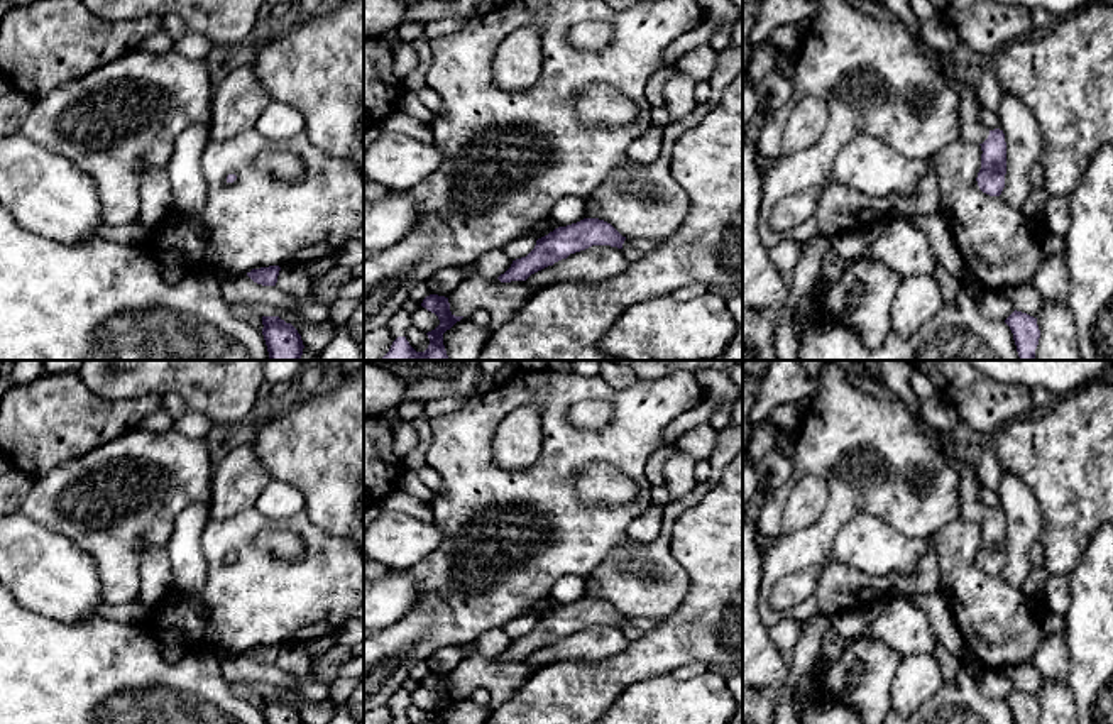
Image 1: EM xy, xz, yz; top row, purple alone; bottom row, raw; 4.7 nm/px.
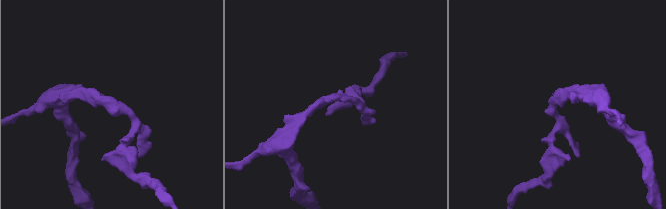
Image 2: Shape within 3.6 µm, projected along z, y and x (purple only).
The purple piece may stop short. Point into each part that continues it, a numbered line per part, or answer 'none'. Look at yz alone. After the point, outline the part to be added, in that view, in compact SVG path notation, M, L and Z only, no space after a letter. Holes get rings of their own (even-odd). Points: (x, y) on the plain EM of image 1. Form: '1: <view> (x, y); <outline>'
1: yz (971, 510); M956 455L952 457L952 462L961 479L961 518L983 523L988 518L990 509L979 502L983 482L978 470L973 465L959 460Z

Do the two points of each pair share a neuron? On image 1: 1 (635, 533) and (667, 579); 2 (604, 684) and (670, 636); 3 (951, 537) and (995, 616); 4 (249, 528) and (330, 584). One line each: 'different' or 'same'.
1: different
2: same
3: same
4: same

